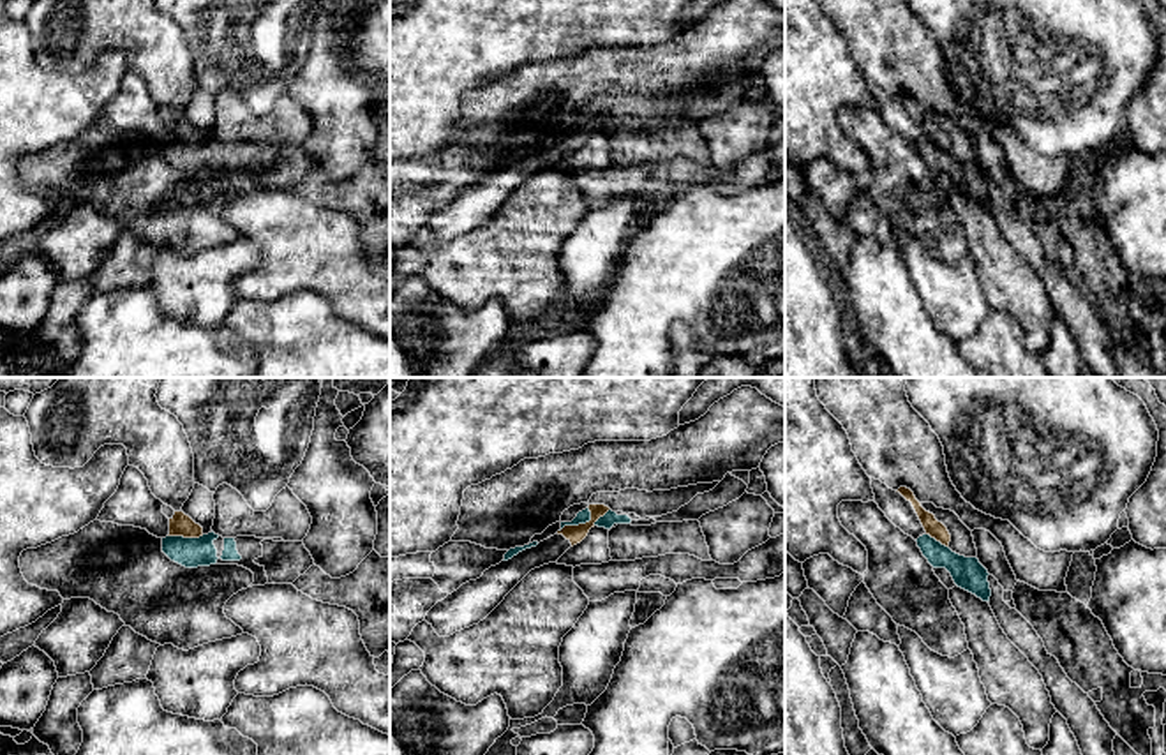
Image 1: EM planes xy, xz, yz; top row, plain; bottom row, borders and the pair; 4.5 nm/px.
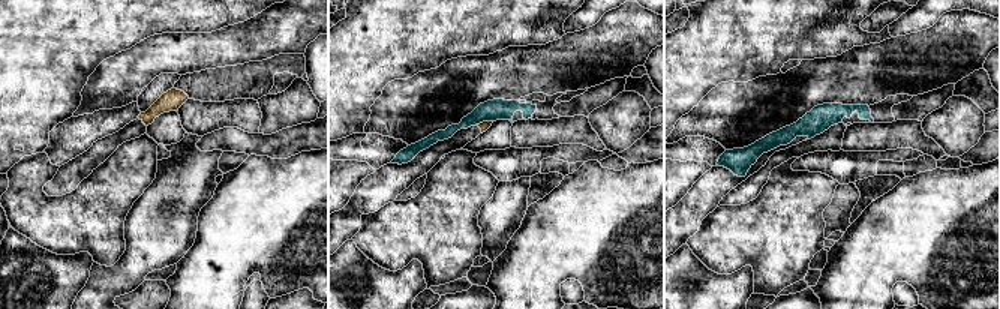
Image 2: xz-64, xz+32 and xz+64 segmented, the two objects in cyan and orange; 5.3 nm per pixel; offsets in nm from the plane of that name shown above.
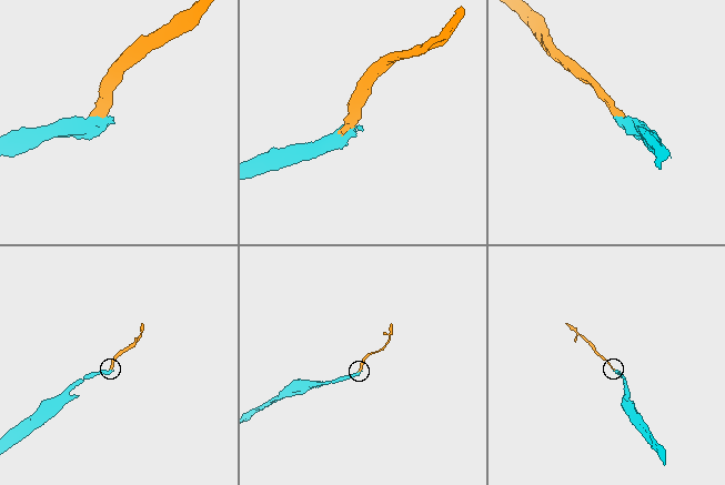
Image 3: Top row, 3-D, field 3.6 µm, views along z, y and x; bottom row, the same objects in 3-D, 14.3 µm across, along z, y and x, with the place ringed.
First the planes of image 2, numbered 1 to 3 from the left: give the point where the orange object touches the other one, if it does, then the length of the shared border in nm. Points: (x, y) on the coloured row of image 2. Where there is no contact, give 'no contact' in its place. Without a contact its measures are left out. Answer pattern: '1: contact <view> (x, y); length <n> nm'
1: no contact
2: contact xz+32 (485, 120); length 90 nm
3: no contact

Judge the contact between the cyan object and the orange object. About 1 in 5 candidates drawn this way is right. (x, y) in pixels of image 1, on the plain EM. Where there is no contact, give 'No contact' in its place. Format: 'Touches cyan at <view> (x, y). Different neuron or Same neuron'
Touches cyan at xz (579, 127). Different neuron

